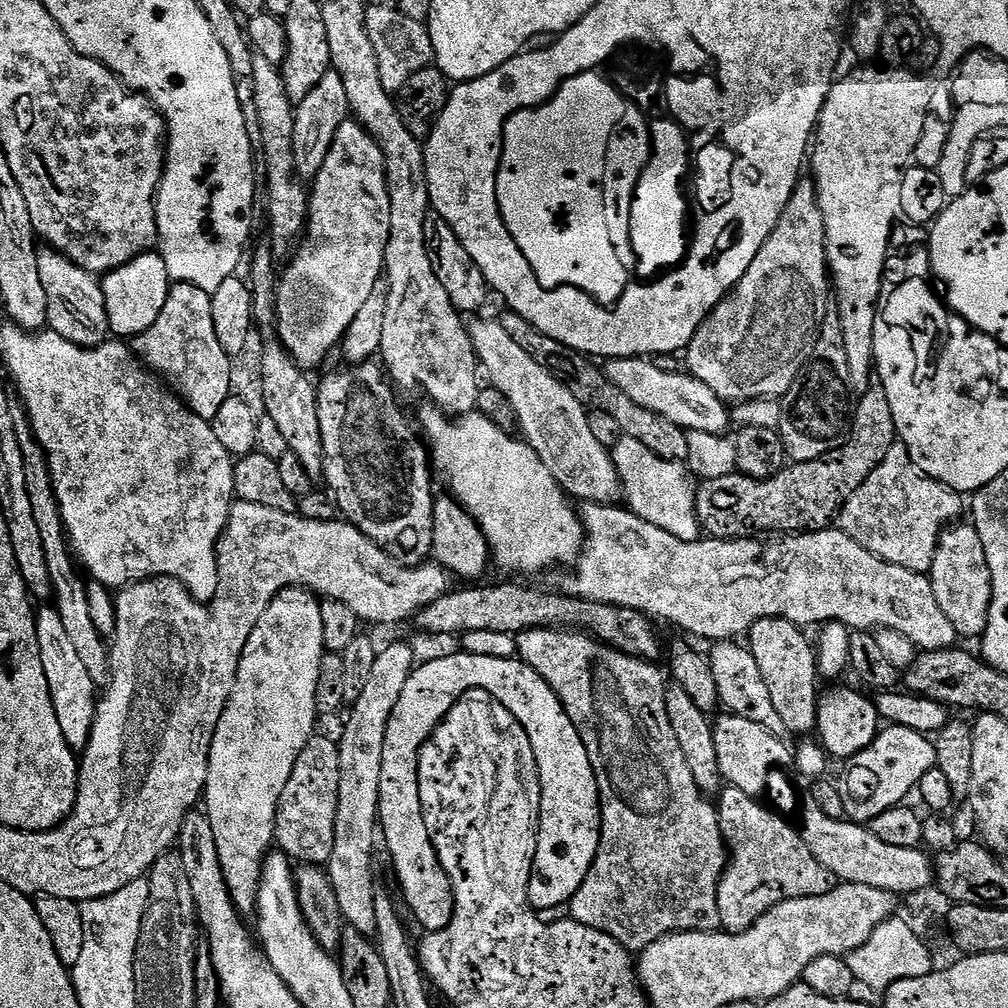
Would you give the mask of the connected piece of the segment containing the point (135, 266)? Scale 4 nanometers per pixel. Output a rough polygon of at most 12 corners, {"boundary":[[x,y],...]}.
{"boundary":[[156,250],[103,277],[109,329],[158,322],[170,277]]}

